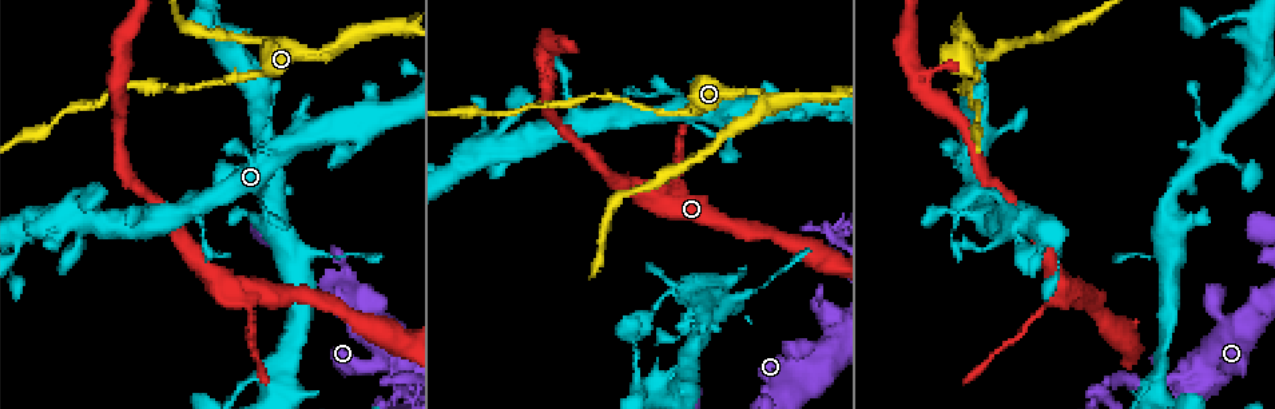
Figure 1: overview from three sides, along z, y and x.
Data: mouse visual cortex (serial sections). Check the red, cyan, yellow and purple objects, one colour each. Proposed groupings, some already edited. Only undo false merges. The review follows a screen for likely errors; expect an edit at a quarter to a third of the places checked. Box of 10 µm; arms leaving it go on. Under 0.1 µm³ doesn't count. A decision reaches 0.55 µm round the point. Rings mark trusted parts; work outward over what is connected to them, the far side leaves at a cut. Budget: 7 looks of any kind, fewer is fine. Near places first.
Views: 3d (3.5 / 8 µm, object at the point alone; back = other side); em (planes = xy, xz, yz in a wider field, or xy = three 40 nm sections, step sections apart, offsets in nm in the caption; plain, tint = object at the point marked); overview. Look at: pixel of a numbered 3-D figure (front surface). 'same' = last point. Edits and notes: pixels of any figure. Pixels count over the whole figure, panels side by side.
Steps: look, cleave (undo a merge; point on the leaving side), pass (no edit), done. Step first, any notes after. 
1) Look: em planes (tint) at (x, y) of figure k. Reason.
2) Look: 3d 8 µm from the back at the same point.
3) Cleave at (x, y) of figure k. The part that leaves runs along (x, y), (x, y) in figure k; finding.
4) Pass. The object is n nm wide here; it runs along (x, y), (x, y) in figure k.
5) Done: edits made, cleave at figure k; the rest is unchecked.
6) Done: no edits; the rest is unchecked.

Look: 3d 8 µm at (763, 96) of figure 1. A narrow waist.

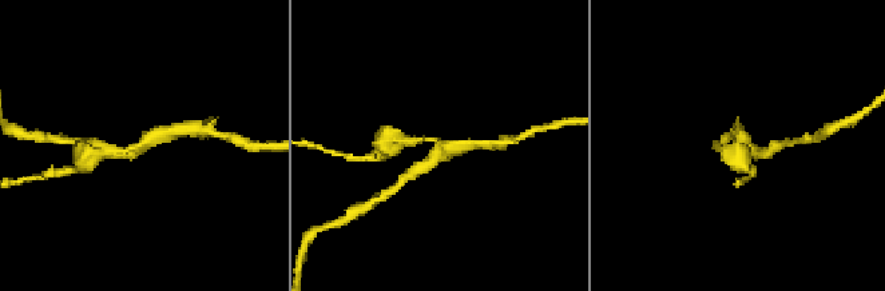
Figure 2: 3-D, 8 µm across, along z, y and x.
Look: 3d 3.5 µm at the same point.

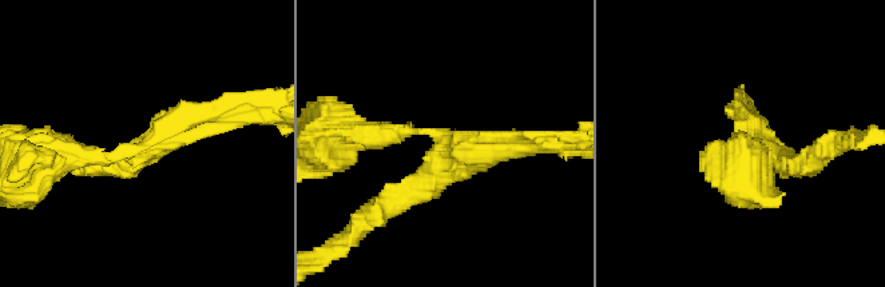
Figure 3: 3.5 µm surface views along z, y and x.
Look: em planes (tint) at (142, 145) of figure 3. 3 arms meet here; the arms are 250, 250, 250 nm wide.

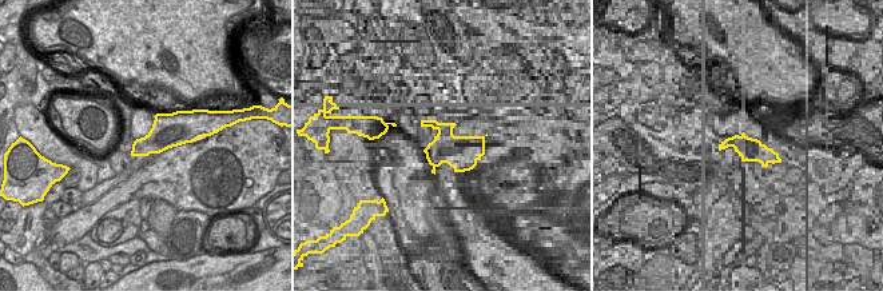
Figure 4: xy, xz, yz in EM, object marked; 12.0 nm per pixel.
Cleave at (217, 127) of figure 3. The part that leaves runs along (441, 143), (441, 171), (358, 226) in figure 3; two cells meet here.

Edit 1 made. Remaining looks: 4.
Look: 3d 3.5 µm at (1222, 315) of figure 1. Calibre changes.

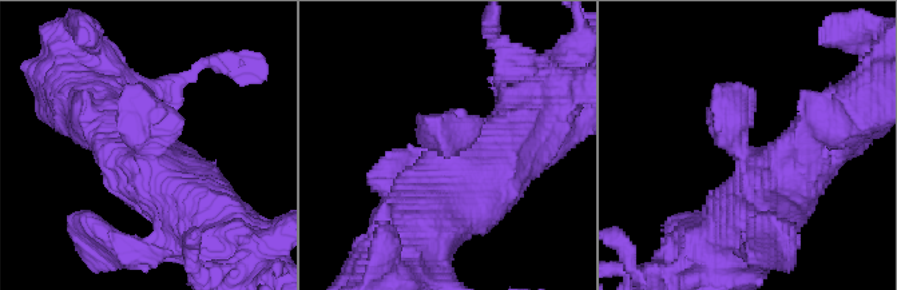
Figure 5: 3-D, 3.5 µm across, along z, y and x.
Look: em xy step 1 (plain) at (147, 151) of figure 5.

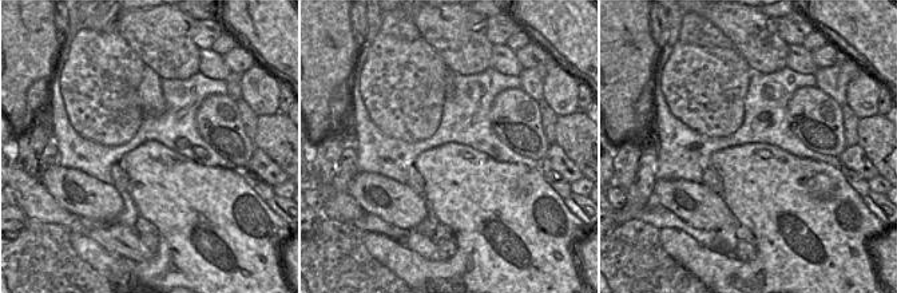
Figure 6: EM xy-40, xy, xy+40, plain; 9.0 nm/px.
Look: em xy step 1 (tint) at the same point.

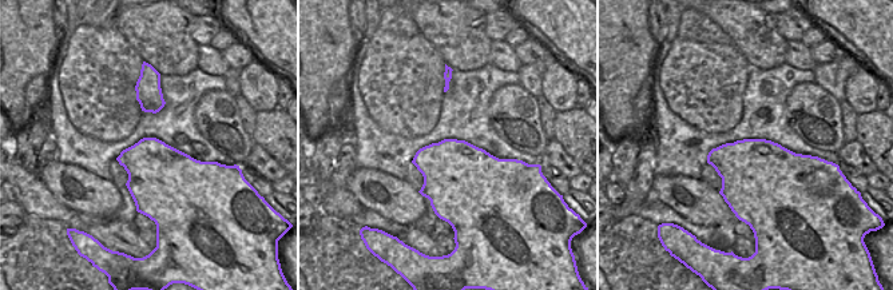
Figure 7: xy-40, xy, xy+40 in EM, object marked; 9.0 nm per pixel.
Pass. It runs along (182, 221), (129, 84) in figure 5; all the same cell.

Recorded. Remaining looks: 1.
Done: edits made, cleave at figure 3; the rest is unchecked.

